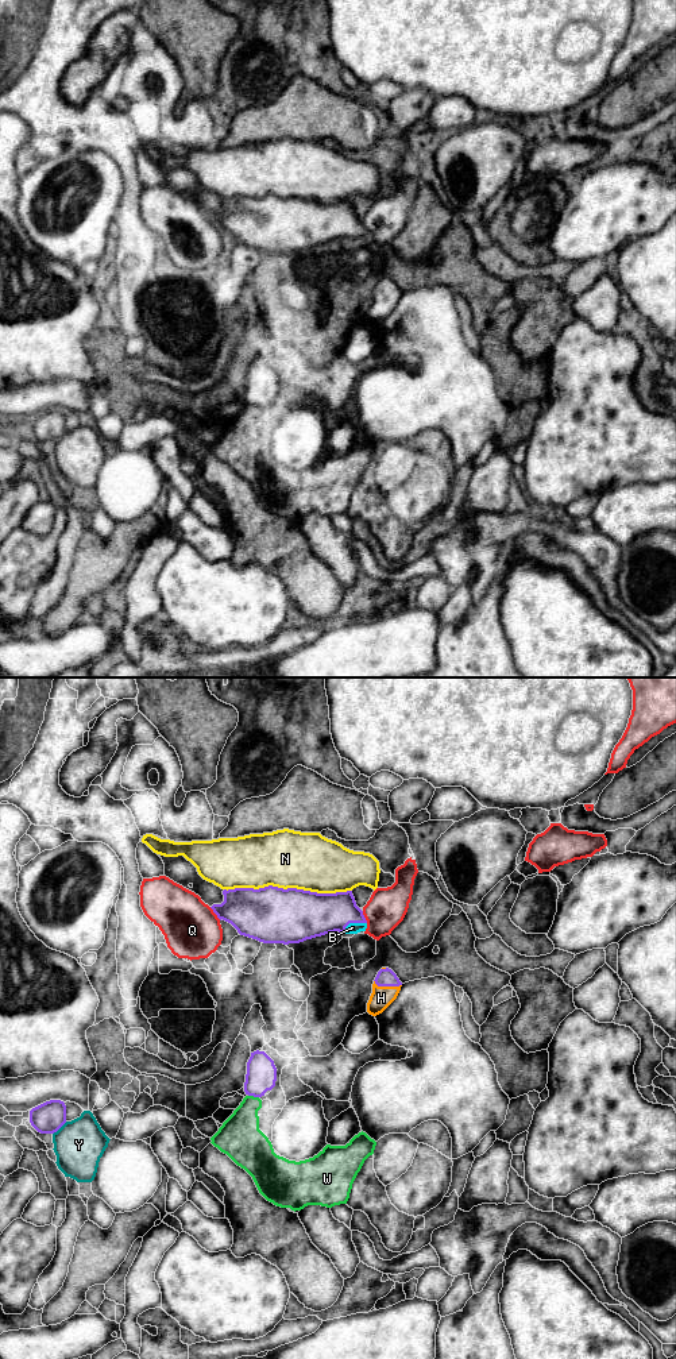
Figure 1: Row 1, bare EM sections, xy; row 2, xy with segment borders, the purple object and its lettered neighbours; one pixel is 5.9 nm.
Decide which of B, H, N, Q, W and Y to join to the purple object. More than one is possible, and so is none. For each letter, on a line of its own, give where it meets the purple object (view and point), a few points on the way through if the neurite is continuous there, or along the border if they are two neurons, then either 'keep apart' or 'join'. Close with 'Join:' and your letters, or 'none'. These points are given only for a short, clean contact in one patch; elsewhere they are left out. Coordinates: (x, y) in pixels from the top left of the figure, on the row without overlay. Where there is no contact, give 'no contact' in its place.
B: contact xy (352, 231); join
H: contact xy (387, 294); way xy (386, 286), (387, 294), (381, 307); join
N: contact xy (288, 197); keep apart
Q: contact xy (215, 222); keep apart
W: contact xy (254, 405); keep apart
Y: contact xy (60, 436); keep apart
Join: B, H

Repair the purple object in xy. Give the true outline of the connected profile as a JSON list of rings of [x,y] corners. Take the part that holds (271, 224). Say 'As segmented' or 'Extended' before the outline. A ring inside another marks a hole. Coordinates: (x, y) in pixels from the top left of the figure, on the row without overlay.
Extended. [[[297,197],[224,198],[224,211],[210,217],[240,244],[263,252],[300,252],[339,240],[366,240],[367,229],[352,200],[317,202]]]

